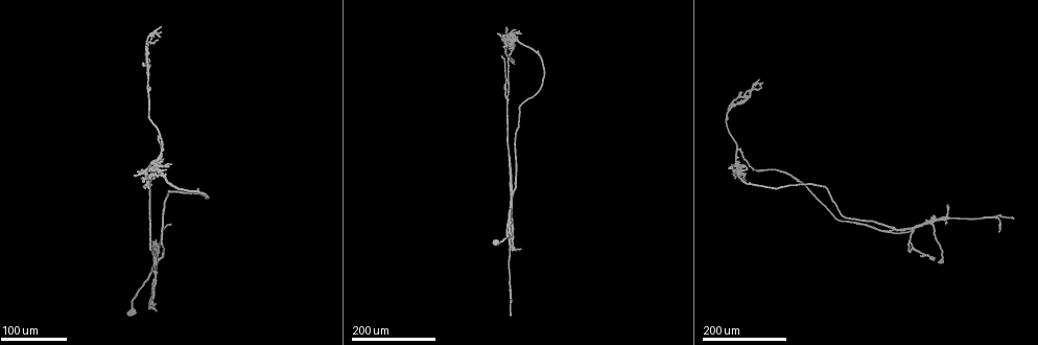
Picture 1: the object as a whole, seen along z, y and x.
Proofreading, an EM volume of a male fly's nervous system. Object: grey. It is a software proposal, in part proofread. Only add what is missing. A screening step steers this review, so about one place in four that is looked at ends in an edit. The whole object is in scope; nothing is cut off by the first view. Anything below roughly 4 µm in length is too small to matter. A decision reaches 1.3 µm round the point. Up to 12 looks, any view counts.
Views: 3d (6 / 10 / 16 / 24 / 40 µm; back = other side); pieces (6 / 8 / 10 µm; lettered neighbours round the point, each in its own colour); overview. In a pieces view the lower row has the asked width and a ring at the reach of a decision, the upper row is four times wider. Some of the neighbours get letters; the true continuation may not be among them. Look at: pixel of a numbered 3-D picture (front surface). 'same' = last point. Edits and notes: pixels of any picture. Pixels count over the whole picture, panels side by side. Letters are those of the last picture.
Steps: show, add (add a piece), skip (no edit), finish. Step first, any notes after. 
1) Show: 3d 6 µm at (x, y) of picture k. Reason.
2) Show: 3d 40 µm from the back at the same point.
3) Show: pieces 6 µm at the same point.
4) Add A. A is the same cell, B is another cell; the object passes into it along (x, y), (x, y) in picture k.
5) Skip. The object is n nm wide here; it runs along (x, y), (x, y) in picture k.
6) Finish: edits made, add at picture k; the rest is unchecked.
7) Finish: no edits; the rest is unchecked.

Show: 3d 40 µm at (745, 99) of picture 1.

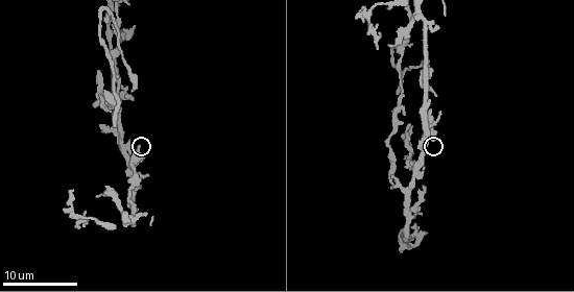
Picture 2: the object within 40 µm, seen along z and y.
Show: pieces 10 µm at (393, 177) of picture 2. See the neighbours.

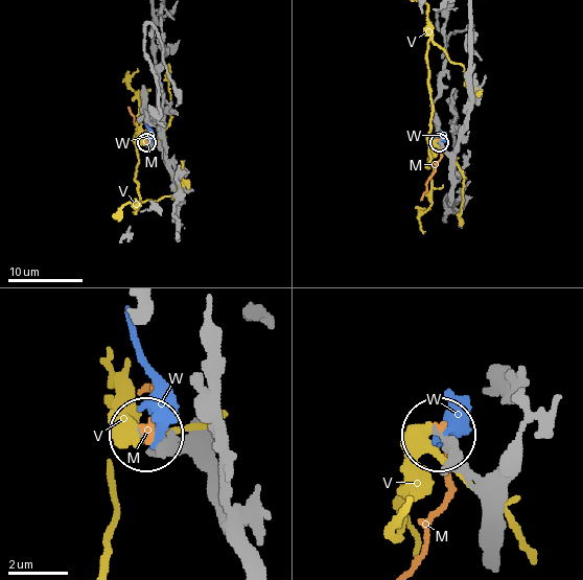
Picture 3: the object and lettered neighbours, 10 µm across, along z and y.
Skip. The object is 250 nm wide here; M, V and W are other cells; none of them fits.

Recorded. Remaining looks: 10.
Show: 3d 10 µm at (85, 210) of picture 2. Tapers out.

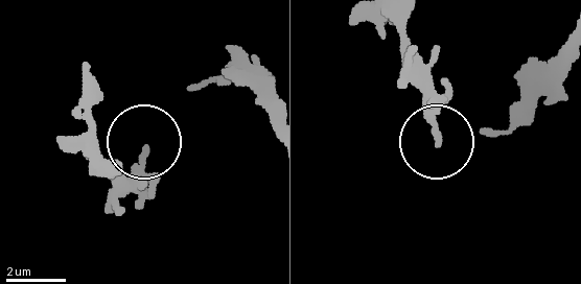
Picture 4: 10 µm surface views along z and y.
Show: pieces 10 µm at (437, 142) of picture 4. What lies round it.

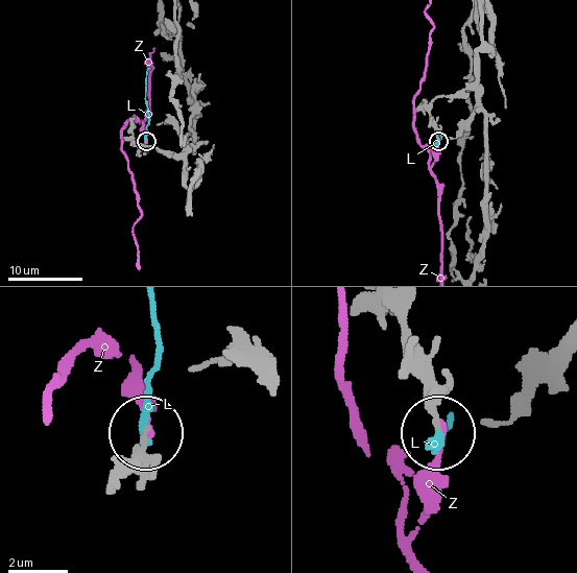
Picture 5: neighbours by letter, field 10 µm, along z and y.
Skip. L and Z are other cells; no lettered piece goes on from it.

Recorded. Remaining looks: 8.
Show: 3d 24 µm at (734, 169) of picture 1. End of a long branch.

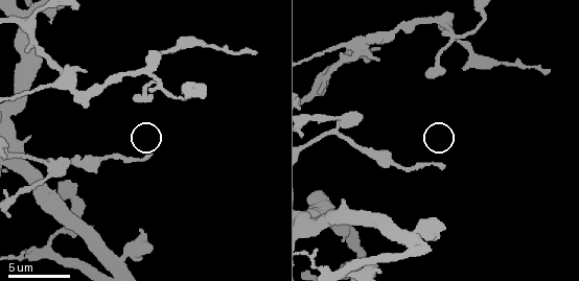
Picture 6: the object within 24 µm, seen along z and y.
Show: pieces 10 µm at (441, 168) of picture 6. What lies round it.

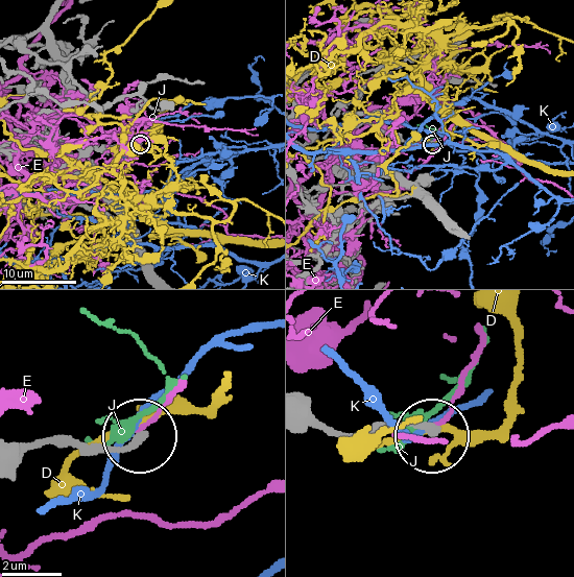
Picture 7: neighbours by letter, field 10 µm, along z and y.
Skip. D, E, J and K are other cells; none of them fits.

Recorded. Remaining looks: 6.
Show: pieces 10 µm at (132, 100) of picture 2. An open end.

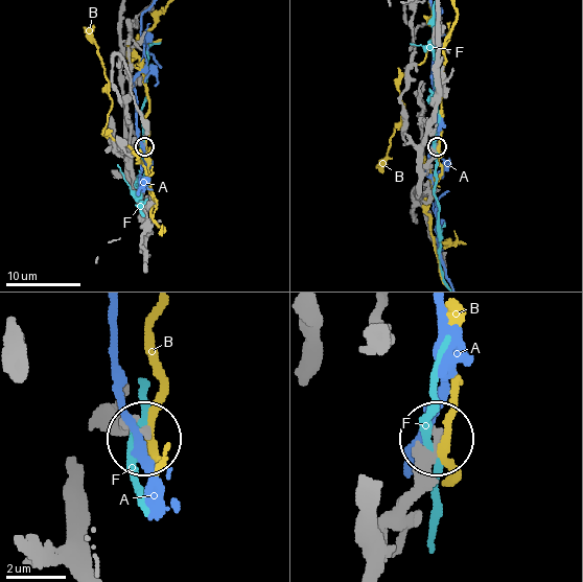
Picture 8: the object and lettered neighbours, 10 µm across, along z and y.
Skip. A, B and F are other cells; no lettered piece goes on from it.

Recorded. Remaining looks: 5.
Show: 3d 24 µm at (762, 84) of picture 1. Long arm stops here.

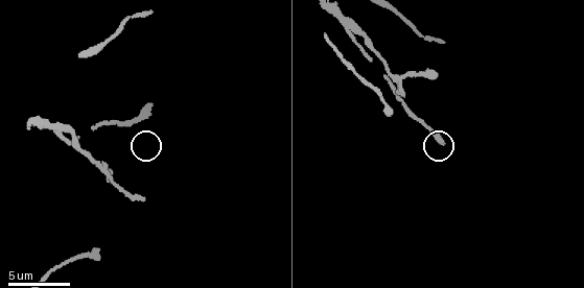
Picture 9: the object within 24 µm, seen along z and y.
Show: pieces 8 µm at (151, 105) of picture 9.

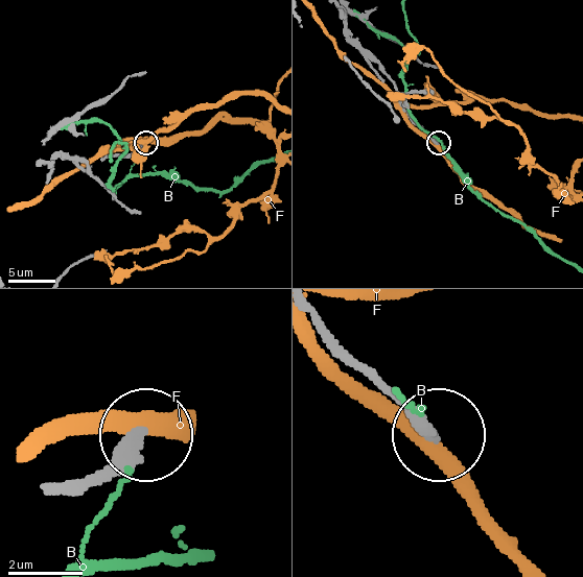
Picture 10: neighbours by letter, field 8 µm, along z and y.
Skip. The object is 290 nm wide here; B and F are other cells; it runs along (75, 482), (102, 473), (137, 439) in picture 10; no lettered piece goes on from it.

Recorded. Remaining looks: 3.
Show: 3d 6 µm at (442, 41) of picture 9. Free end.

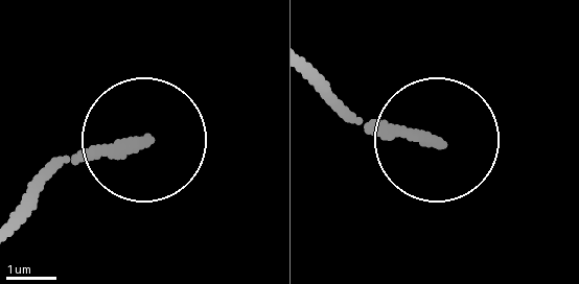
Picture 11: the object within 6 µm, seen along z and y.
Show: pieces 10 µm at (145, 144) of picture 11. What lies round it.

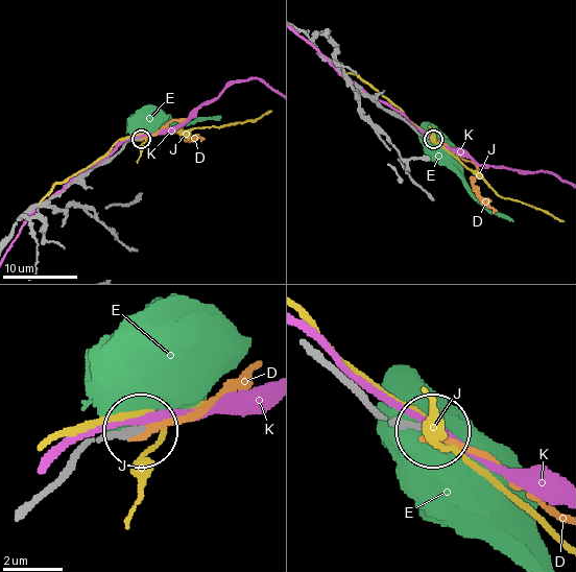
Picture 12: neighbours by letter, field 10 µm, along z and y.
Add D. D is the same cell, E, J and K are other cells; the object passes into it along (61, 472), (95, 439), (192, 418), (253, 370) in picture 12; it goes on there.

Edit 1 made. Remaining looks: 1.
Finish: edits made, add at picture 12; the rest is unchecked.

